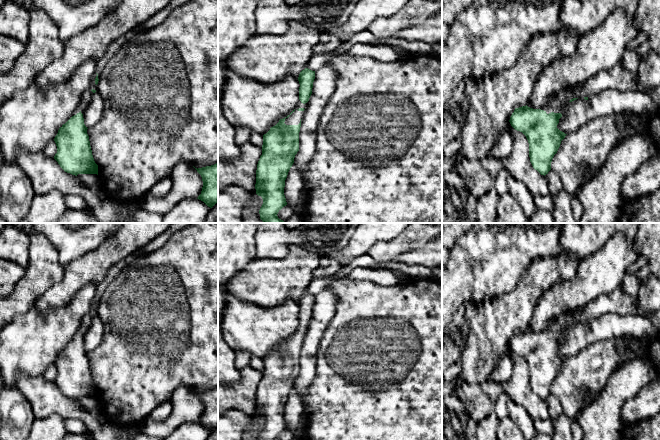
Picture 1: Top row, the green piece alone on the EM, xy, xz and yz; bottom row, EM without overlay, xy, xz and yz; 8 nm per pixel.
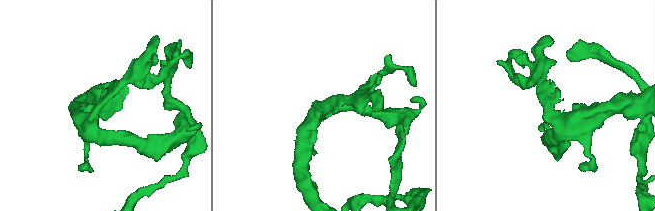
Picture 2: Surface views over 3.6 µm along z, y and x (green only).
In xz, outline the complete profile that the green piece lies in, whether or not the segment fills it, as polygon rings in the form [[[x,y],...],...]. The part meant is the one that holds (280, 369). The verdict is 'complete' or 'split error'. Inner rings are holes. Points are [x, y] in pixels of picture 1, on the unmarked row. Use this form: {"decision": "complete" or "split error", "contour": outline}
{"decision": "split error", "contour": [[[305,292],[300,296],[298,301],[300,308],[299,326],[296,332],[263,359],[262,379],[257,388],[255,408],[256,418],[263,423],[263,428],[259,434],[260,440],[277,440],[278,436],[287,429],[284,419],[285,404],[294,387],[295,379],[299,375],[301,344],[312,318],[314,303],[315,295]]]}

